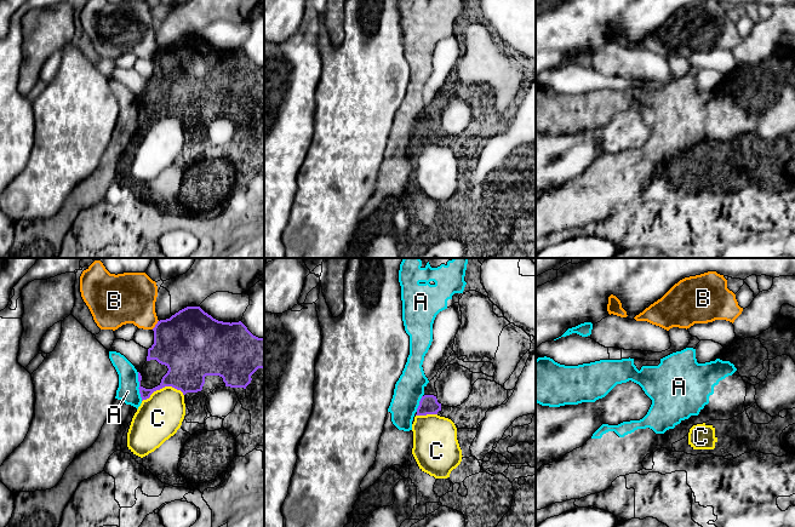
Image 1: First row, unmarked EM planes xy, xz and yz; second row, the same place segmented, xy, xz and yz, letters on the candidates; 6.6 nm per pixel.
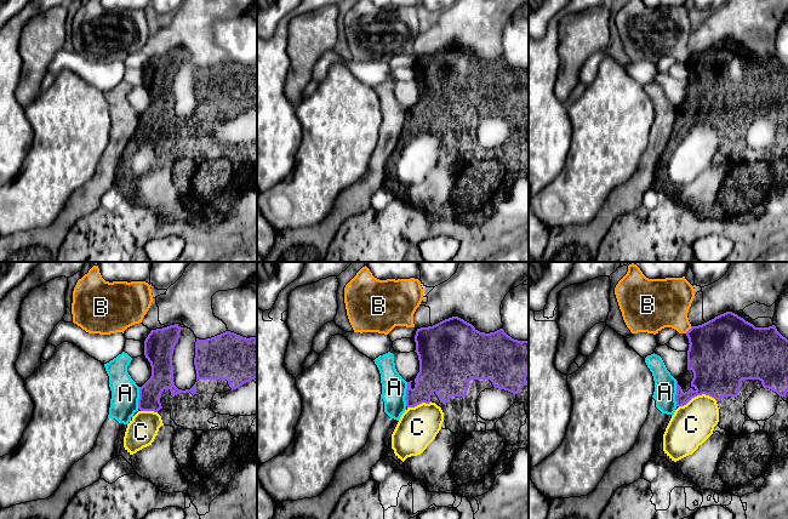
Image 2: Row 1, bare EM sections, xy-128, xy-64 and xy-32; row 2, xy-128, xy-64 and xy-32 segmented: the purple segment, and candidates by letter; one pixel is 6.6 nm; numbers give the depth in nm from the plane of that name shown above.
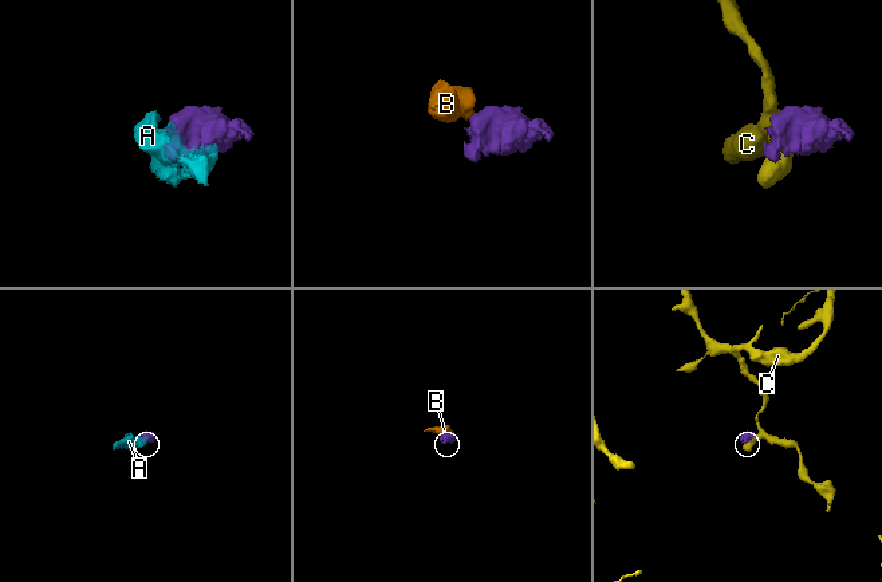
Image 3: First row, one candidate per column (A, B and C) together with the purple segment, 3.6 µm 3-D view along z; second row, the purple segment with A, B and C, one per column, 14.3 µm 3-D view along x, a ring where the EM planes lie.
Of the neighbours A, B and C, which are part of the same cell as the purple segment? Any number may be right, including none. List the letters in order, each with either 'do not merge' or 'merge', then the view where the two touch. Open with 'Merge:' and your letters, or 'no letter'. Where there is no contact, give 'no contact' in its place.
Merge: no letter
A: do not merge | xy
B: do not merge | xy
C: do not merge | xy

